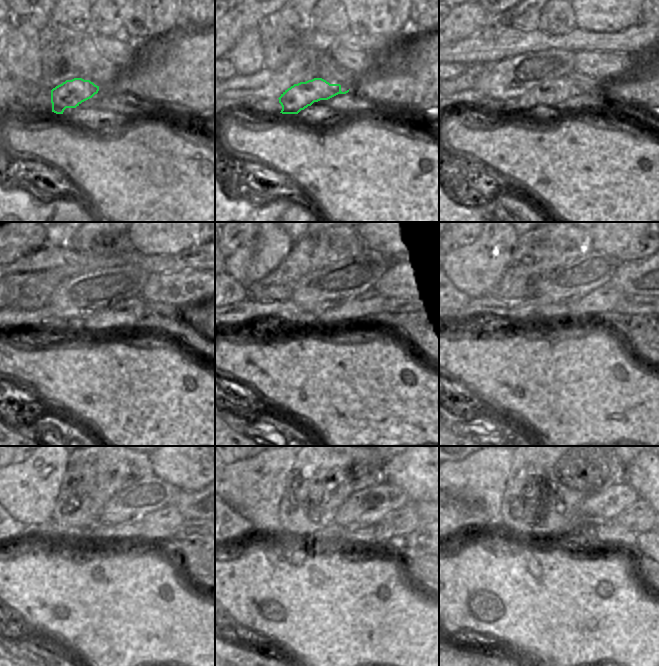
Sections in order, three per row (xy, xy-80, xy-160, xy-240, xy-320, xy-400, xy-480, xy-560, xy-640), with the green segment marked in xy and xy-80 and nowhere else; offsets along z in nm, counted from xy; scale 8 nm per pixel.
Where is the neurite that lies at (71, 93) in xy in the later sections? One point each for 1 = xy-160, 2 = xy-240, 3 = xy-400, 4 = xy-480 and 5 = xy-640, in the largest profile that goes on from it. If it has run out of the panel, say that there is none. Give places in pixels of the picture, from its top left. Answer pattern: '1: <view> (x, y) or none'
1: xy-160 (549, 94)
2: xy-240 (125, 312)
3: xy-400 (604, 298)
4: xy-480 (162, 522)
5: xy-640 (640, 516)

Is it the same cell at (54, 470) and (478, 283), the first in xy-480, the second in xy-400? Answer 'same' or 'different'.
same

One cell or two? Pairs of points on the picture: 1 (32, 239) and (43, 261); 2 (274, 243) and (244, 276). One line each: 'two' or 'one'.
1: two
2: one

